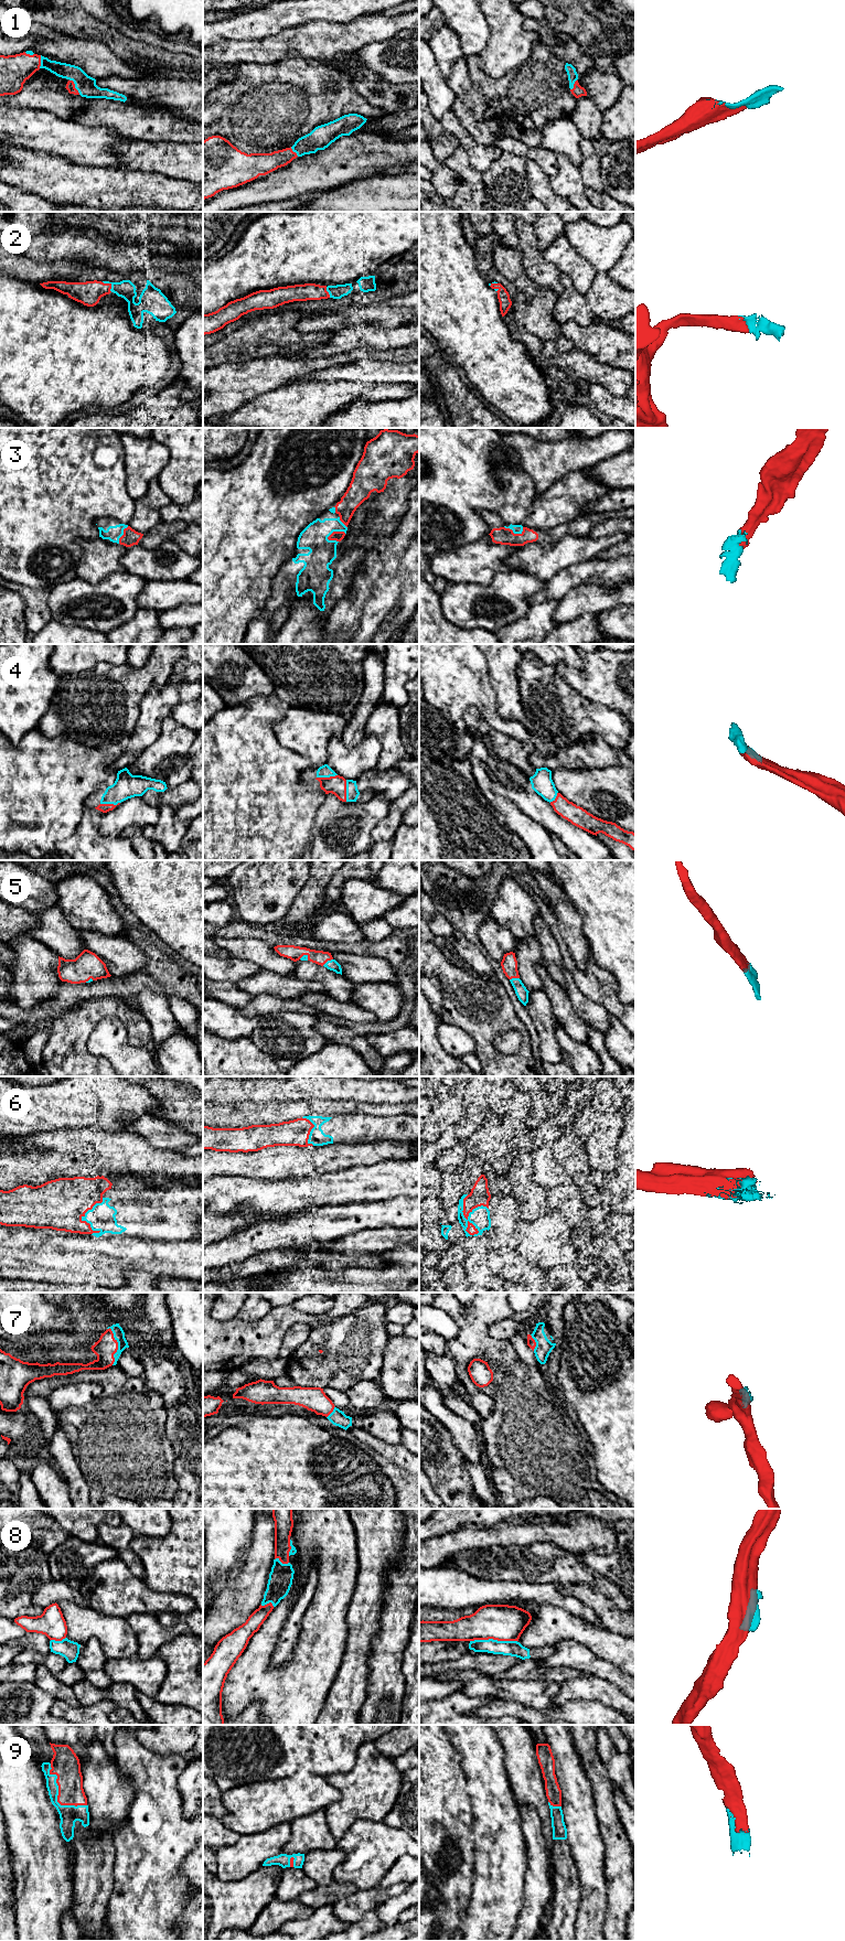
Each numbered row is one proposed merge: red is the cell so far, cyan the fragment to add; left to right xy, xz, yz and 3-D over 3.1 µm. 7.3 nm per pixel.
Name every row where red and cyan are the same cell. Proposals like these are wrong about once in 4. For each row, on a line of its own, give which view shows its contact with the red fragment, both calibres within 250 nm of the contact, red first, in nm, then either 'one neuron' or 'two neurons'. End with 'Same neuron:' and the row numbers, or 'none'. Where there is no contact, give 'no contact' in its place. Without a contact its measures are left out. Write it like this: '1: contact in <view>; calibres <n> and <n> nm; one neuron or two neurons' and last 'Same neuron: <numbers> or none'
1: contact in xy; calibres 60 and 140 nm; one neuron
2: contact in xy; calibres 170 and 140 nm; one neuron
3: contact in xz; calibres 70 and 190 nm; one neuron
4: contact in xz; calibres 140 and 100 nm; one neuron
5: contact in xz; calibres 110 and 80 nm; one neuron
6: contact in yz; calibres 140 and 140 nm; one neuron
7: contact in xy; calibres 160 and 80 nm; one neuron
8: contact in yz; calibres 260 and 110 nm; two neurons
9: contact in xy; calibres 200 and 140 nm; one neuron
Same neuron: 1, 2, 3, 4, 5, 6, 7, 9

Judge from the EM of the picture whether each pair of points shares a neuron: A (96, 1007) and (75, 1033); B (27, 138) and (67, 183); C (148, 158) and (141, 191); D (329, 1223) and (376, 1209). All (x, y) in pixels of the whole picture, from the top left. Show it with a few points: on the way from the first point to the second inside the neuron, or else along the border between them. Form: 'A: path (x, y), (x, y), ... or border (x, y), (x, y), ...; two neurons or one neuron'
A: path (89, 1014), (76, 1027); one neuron
B: border (13, 145), (31, 151), (46, 152), (64, 158); two neurons
C: border (119, 168), (124, 170), (154, 171), (170, 178); two neurons
D: path (341, 1223), (359, 1223), (364, 1218); one neuron

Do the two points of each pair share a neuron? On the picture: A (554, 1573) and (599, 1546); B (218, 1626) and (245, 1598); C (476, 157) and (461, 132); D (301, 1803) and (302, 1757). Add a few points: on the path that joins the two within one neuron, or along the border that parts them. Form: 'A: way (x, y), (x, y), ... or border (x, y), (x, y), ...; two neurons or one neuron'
A: border (557, 1545), (581, 1556); two neurons
B: way (224, 1619), (238, 1605); one neuron
C: way (474, 151), (464, 138); one neuron
D: border (278, 1776), (305, 1767), (325, 1777); two neurons

